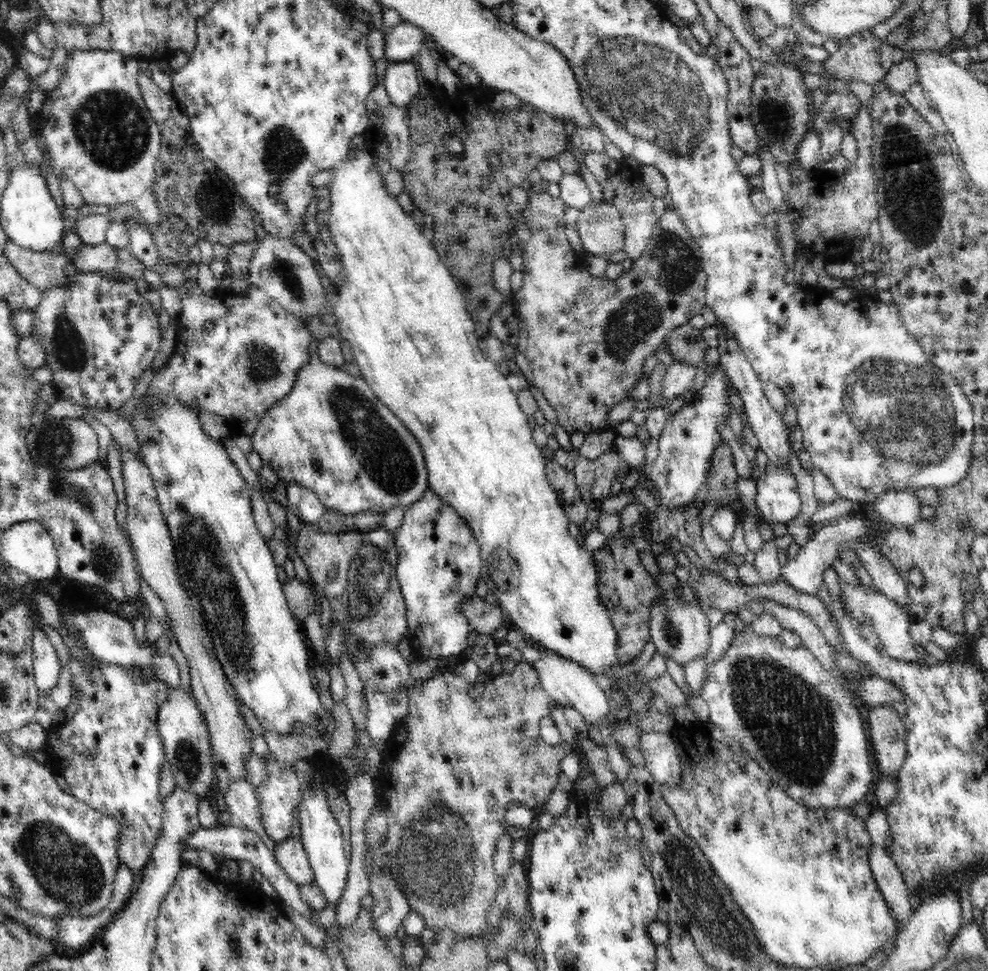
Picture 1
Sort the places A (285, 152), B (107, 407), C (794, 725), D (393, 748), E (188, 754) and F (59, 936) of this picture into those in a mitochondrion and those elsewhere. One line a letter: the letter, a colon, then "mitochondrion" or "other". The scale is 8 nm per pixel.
A: mitochondrion
B: other
C: mitochondrion
D: other
E: mitochondrion
F: other

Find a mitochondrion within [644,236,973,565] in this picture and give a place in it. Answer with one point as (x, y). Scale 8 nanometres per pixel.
(903, 411)

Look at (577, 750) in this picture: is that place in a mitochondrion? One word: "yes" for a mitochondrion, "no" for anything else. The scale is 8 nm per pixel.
no

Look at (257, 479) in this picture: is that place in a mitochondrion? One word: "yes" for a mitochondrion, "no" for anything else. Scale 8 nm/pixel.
no

